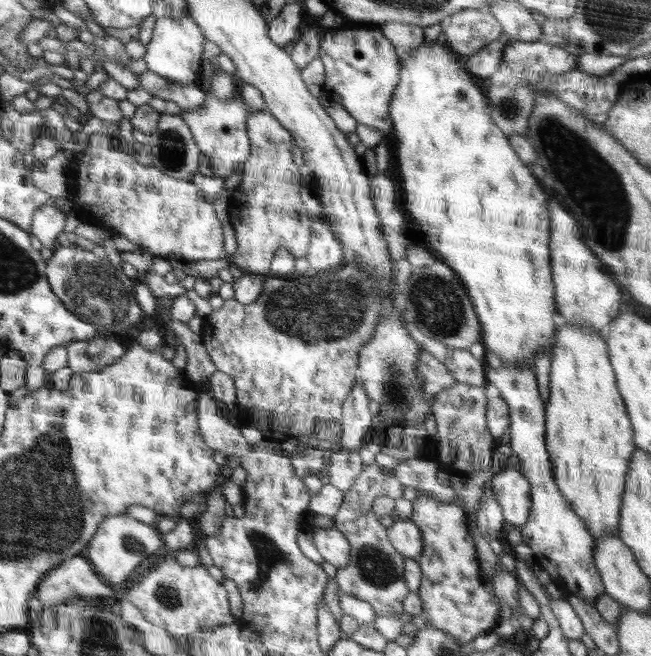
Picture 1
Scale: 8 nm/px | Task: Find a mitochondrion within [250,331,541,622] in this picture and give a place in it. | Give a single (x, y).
(374, 565)

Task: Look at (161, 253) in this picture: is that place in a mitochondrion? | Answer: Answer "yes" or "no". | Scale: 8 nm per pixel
no

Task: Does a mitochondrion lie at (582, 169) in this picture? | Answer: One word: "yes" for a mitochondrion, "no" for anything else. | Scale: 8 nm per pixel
yes

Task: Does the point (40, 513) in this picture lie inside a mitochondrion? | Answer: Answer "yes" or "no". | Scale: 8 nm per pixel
yes

